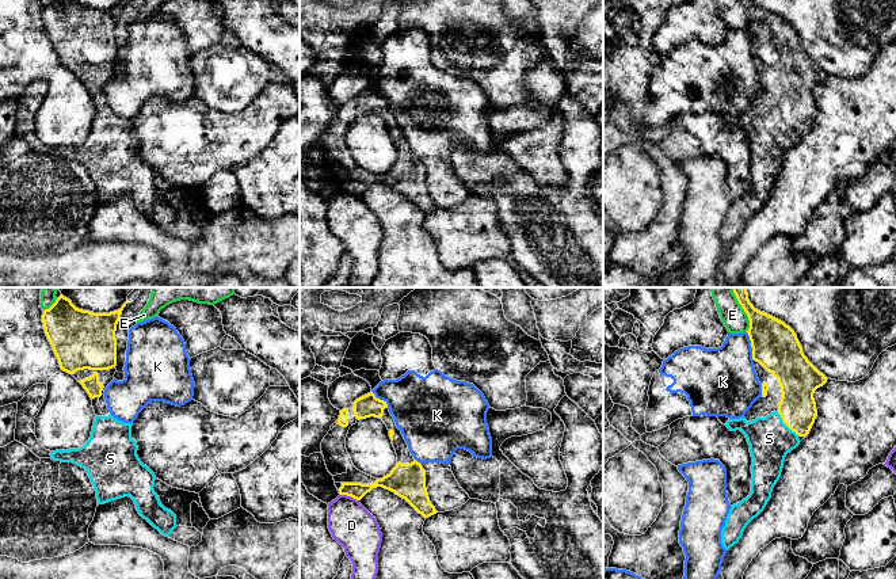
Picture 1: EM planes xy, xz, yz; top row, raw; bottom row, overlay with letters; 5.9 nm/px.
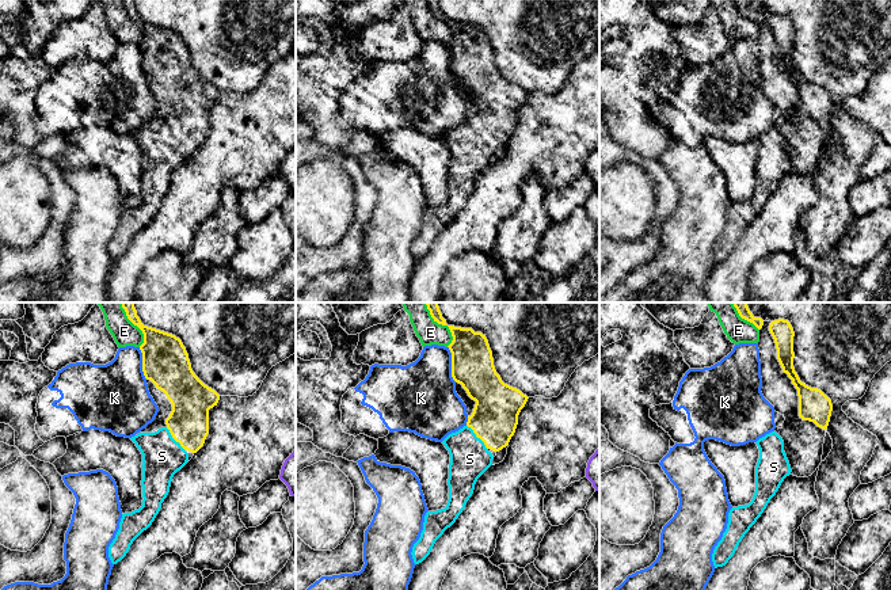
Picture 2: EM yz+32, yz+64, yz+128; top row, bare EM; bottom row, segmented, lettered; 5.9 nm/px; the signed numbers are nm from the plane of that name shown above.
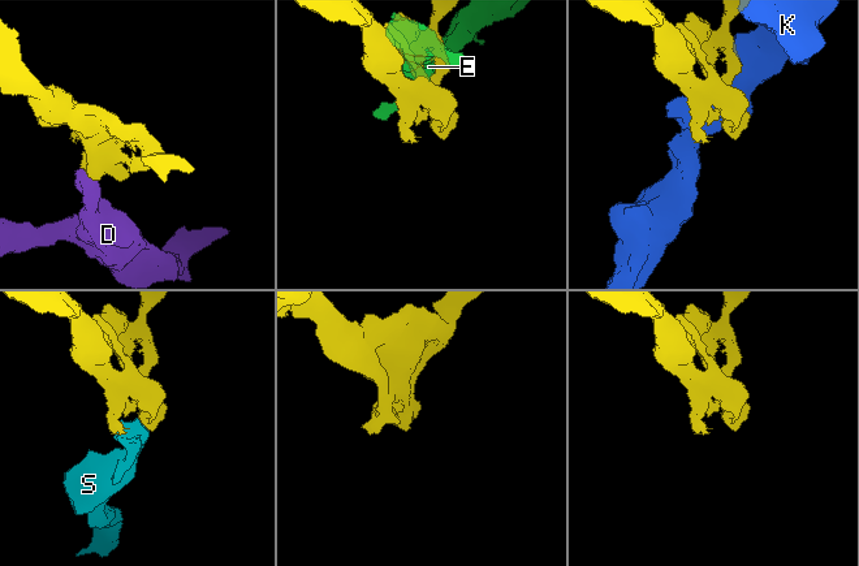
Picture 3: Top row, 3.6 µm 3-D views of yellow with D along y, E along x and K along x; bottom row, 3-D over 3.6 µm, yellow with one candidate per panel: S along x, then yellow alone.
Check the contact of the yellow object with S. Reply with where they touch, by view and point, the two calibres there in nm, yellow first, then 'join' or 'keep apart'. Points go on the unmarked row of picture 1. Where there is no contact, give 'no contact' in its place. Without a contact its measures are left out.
meets yellow in yz at (790, 125); 220 nm thick on the yellow side, 240 nm on the other; join

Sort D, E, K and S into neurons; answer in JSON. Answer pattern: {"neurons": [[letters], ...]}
{"neurons": [["D"], ["E"], ["K"], ["S"]]}

